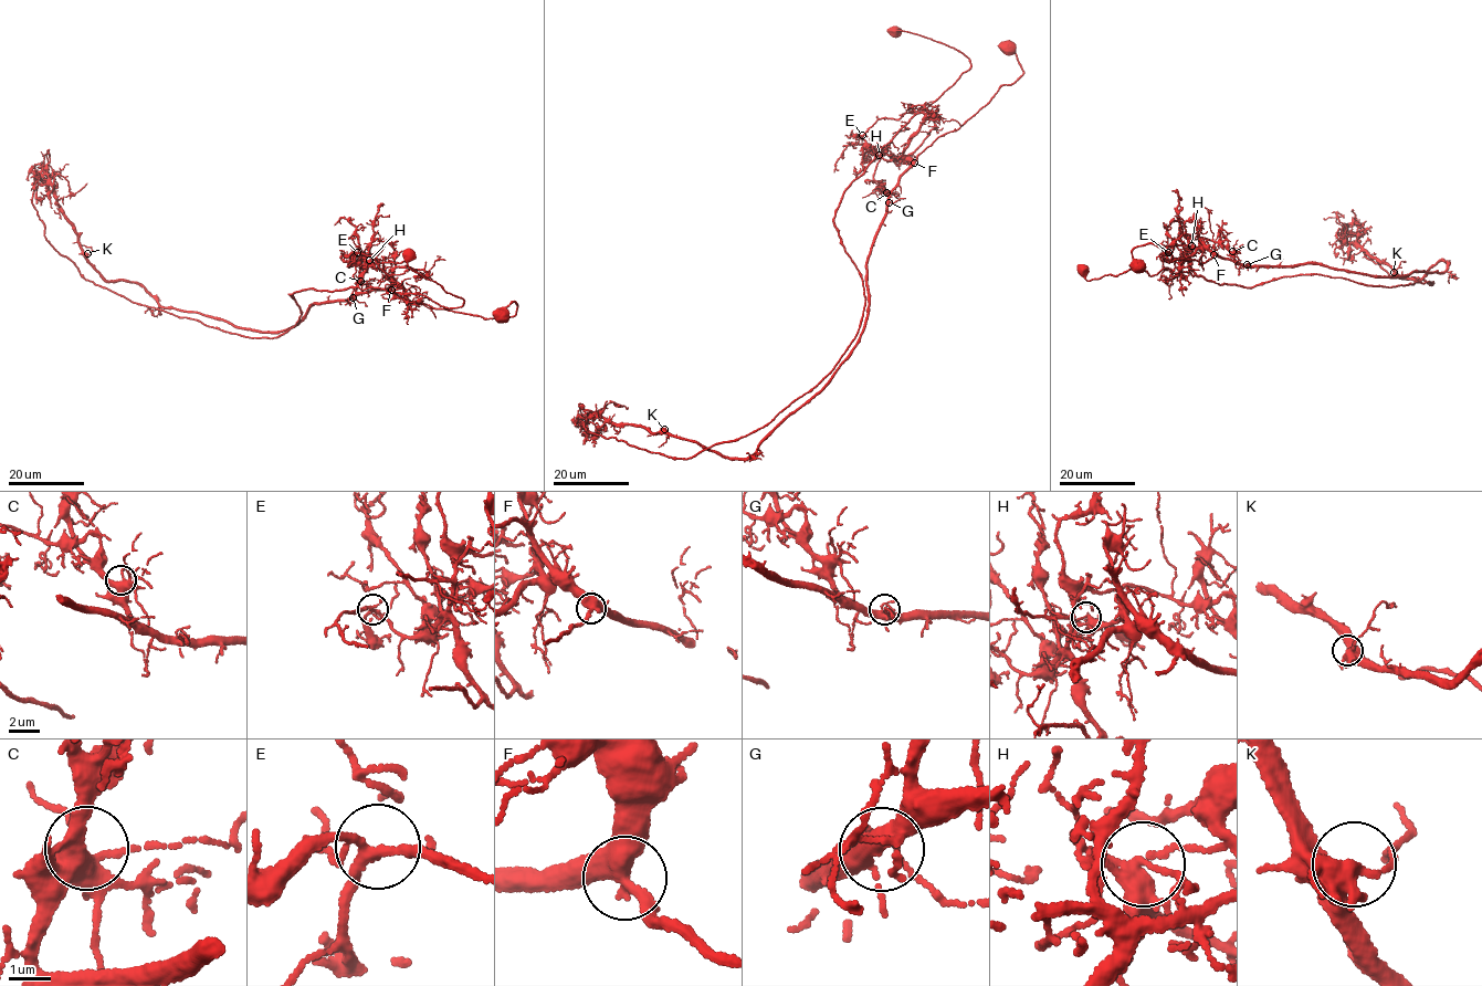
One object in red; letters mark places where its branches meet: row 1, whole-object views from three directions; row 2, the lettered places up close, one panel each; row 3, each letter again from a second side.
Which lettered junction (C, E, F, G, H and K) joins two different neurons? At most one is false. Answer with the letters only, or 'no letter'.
H

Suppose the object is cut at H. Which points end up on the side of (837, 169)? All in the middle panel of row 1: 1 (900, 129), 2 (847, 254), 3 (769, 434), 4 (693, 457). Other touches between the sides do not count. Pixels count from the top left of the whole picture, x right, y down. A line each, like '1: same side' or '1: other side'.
1: same side
2: same side
3: other side
4: same side

